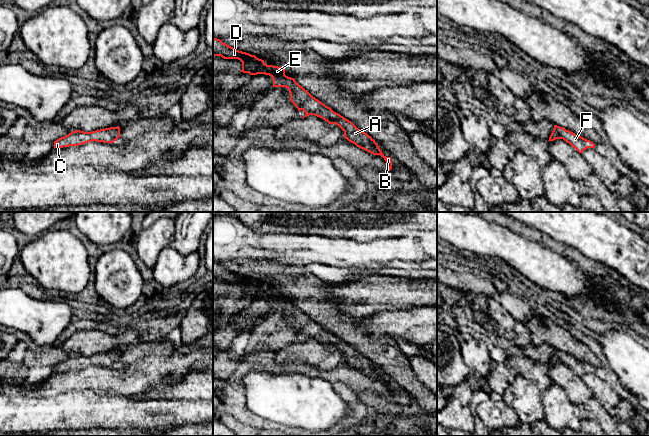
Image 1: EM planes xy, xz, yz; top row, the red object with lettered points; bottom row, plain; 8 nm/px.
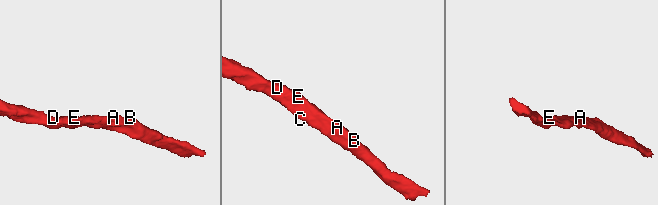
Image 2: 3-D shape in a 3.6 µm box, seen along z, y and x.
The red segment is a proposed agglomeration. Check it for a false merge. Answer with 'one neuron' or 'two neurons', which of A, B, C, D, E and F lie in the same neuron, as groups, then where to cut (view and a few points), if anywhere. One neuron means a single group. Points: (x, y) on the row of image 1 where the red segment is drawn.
one neuron; A B C D E F; no cut

